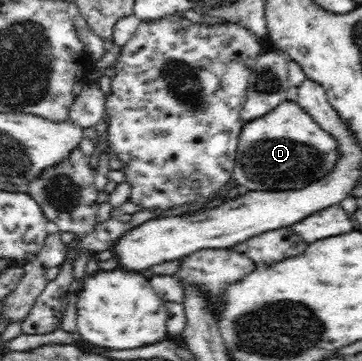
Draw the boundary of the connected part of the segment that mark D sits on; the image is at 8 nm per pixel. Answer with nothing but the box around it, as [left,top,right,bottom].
[233,101,341,191]

